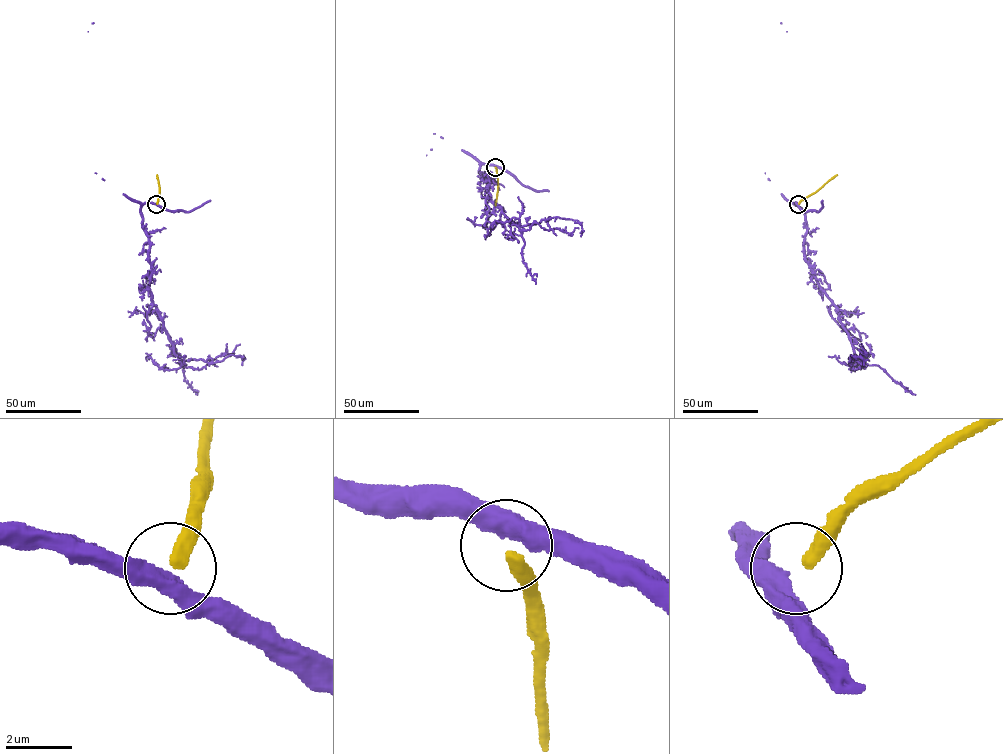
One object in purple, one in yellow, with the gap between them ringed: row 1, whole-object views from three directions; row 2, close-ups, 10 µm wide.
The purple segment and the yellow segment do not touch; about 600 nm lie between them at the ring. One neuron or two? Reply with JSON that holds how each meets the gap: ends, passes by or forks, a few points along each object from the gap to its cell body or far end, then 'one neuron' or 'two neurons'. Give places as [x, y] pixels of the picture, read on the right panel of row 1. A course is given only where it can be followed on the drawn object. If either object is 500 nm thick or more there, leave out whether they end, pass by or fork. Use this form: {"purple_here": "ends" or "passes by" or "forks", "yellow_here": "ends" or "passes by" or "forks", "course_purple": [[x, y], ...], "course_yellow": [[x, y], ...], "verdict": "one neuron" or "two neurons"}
{"purple_here": "passes by", "yellow_here": "ends", "course_purple": [[798, 204], [805, 219], [805, 260], [837, 309], [838, 320], [863, 364], [854, 369], [866, 353], [860, 344]], "course_yellow": [[798, 203], [837, 174]], "verdict": "two neurons"}

